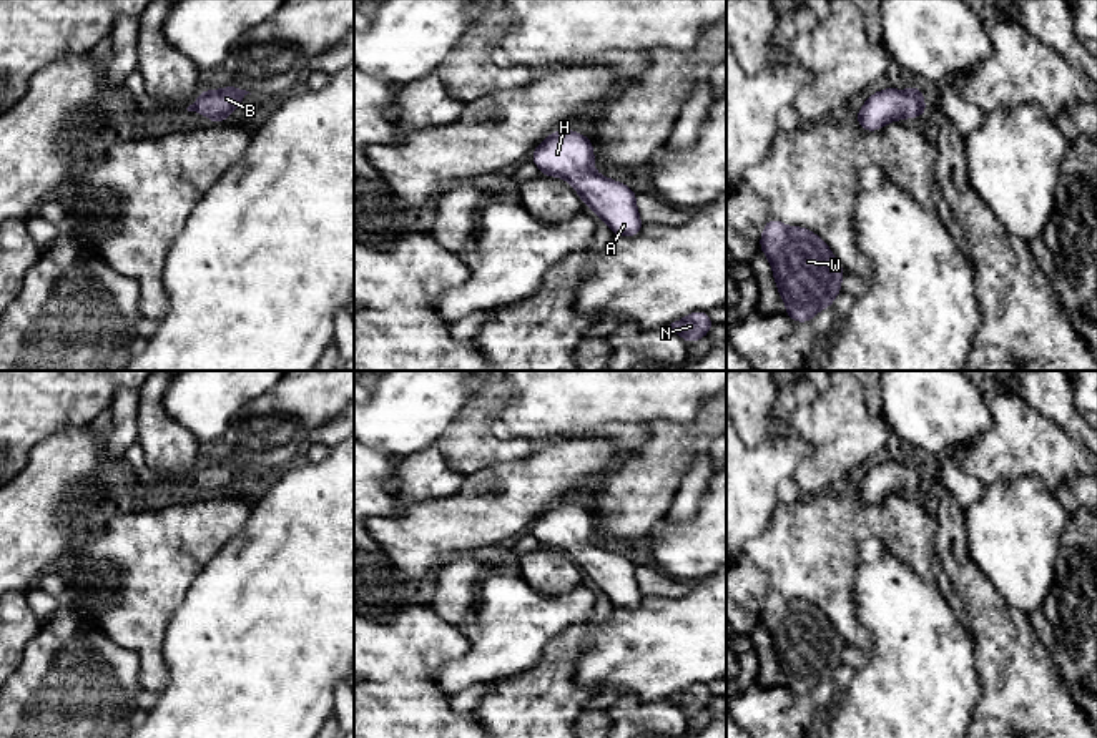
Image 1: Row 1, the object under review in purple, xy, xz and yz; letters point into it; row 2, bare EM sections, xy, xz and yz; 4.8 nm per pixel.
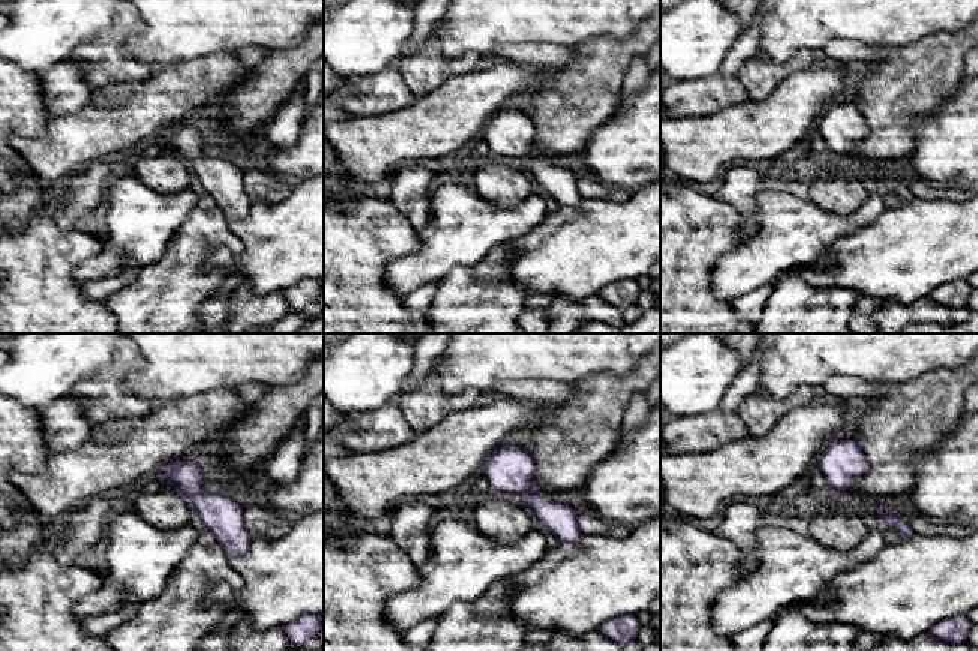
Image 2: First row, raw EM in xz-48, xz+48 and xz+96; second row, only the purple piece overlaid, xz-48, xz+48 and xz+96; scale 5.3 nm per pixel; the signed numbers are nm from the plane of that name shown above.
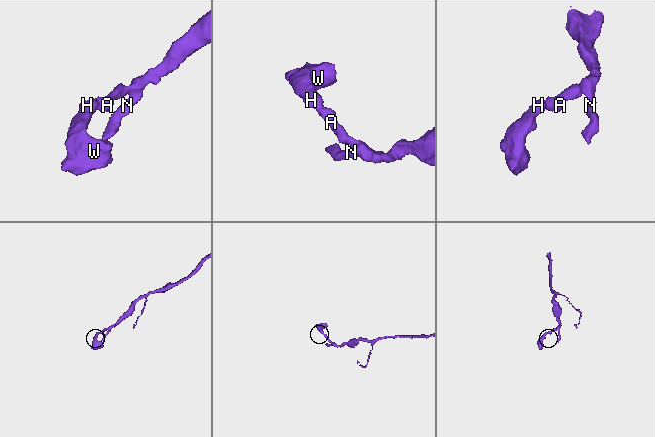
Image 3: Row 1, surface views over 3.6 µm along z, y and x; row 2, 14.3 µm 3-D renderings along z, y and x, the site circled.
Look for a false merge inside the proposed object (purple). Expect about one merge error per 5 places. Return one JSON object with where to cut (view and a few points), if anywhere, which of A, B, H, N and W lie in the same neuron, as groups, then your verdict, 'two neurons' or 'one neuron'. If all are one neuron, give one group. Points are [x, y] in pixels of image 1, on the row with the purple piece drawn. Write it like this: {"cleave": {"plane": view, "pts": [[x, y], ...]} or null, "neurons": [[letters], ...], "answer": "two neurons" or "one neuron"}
{"cleave": null, "neurons": [["A", "B", "H", "N", "W"]], "answer": "one neuron"}

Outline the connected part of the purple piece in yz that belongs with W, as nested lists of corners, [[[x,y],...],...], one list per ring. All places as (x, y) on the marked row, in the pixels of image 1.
[[[770,218],[760,249],[770,259],[790,319],[809,322],[823,308],[833,308],[844,268],[816,233]]]

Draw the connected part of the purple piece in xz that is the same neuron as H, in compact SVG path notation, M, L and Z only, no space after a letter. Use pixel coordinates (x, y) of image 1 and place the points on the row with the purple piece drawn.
M570 128L553 131L535 148L530 160L540 175L570 181L583 204L610 226L613 236L633 238L640 233L643 221L637 211L637 193L593 170L590 138Z

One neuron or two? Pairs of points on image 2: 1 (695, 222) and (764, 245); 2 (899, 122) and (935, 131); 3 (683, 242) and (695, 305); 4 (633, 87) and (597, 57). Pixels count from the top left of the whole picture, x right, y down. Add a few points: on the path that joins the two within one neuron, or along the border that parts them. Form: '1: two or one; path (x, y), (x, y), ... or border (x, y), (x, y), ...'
1: two; border (746, 236), (732, 249), (714, 260)
2: two; border (942, 105), (914, 122), (914, 147), (908, 155)
3: one; path (683, 257), (683, 290)
4: two; border (644, 56), (629, 66), (620, 101)

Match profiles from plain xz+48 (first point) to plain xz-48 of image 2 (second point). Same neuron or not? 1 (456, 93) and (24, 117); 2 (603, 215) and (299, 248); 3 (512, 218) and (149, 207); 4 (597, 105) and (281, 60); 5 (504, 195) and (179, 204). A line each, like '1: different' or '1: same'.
1: different
2: same
3: same
4: same
5: different

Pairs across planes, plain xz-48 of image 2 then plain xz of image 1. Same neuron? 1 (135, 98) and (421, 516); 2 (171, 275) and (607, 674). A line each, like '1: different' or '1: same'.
1: same
2: different

